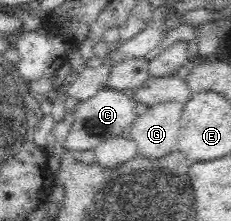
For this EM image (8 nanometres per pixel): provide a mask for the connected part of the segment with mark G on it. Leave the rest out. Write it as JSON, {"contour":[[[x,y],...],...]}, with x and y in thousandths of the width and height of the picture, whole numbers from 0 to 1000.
{"contour":[[[693,462],[641,480],[641,498],[571,557],[554,620],[589,647],[602,706],[684,724],[766,679],[797,475]]]}

